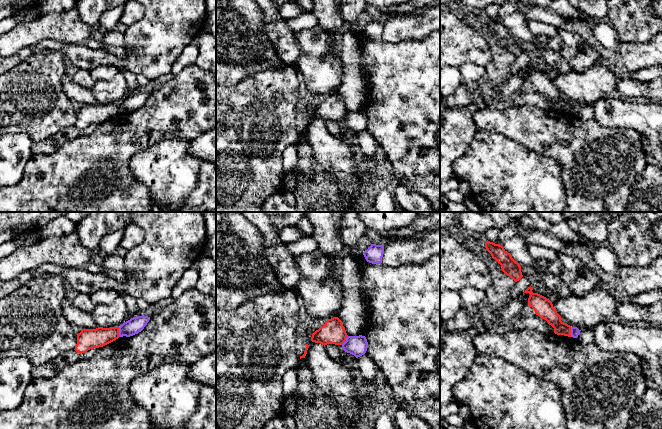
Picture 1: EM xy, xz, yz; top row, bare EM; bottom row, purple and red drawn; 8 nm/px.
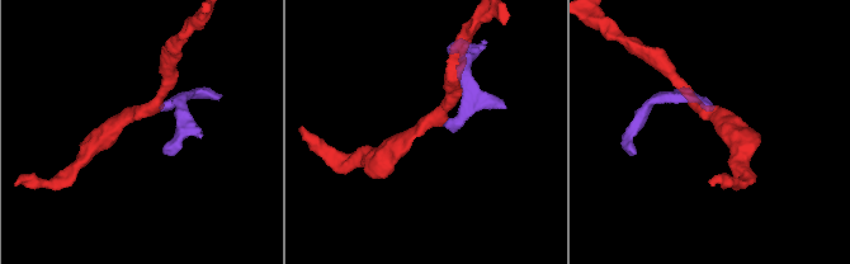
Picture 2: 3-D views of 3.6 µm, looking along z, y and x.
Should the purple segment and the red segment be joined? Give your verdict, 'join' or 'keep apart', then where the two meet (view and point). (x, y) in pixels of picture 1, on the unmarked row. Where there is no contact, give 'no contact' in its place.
keep apart; meets purple in xy at (119, 108)

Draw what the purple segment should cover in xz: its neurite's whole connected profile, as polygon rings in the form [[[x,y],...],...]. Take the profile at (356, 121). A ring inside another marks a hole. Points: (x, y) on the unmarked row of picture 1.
[[[348,112],[342,120],[345,128],[354,131],[356,134],[364,131],[367,127],[368,118],[365,112]]]

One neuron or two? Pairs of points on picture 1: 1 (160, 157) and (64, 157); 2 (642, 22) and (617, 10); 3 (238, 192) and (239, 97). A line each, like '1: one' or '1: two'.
1: two
2: one
3: one

